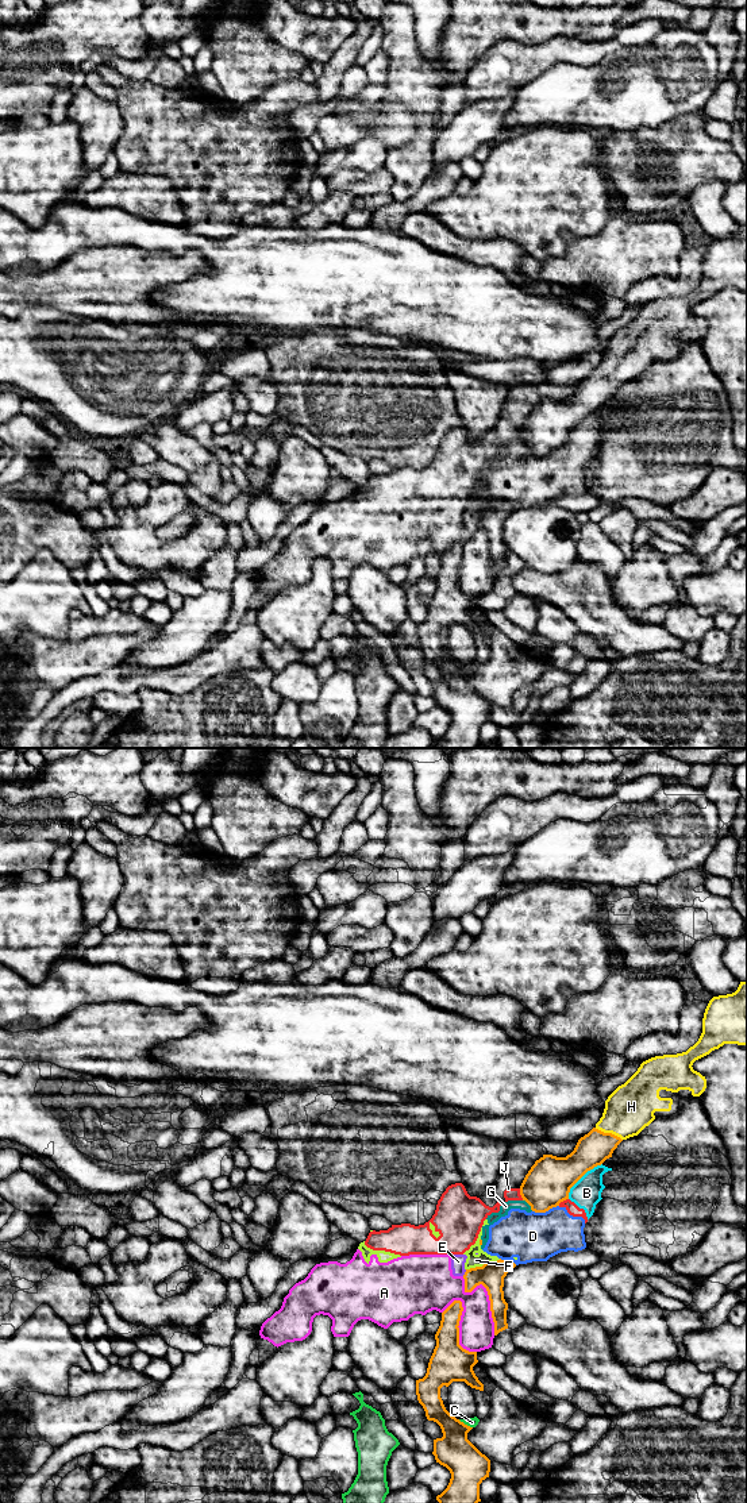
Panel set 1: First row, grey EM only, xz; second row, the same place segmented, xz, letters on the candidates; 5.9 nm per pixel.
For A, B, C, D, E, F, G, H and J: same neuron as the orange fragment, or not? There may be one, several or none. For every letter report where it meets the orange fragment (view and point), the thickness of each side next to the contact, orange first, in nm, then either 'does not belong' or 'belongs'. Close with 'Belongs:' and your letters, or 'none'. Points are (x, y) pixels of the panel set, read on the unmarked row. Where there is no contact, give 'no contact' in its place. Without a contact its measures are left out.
A: contact xz (488, 538); calibres 160 and 200 nm; does not belong
B: contact xz (581, 420); calibres 280 and 180 nm; does not belong
C: contact xz (464, 667); calibres 220 and 60 nm; does not belong
D: contact xz (545, 455); calibres 280 and 280 nm; does not belong
E: contact xz (465, 516); calibres 160 and 80 nm; does not belong
F: contact xz (484, 508); calibres 160 and 90 nm; does not belong
G: contact xz (528, 447); calibres 280 and 60 nm; does not belong
H: contact xz (608, 377); calibres 200 and 280 nm; belongs
J: contact xz (520, 438); calibres 280 and 80 nm; does not belong
Belongs: H

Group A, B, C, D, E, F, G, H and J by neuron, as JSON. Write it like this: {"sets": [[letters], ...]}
{"sets": [["A", "B", "D", "E", "F", "G", "J"], ["C"], ["H"]]}

